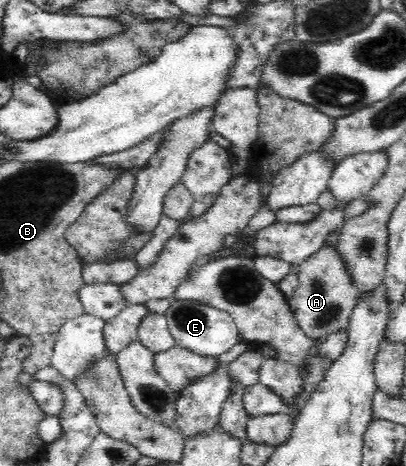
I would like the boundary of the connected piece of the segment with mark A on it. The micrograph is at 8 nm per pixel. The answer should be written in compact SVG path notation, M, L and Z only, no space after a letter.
M322 246L298 267L299 285L287 301L304 336L318 341L336 330L347 329L352 312L356 308L357 296L353 282L343 268L337 247Z

